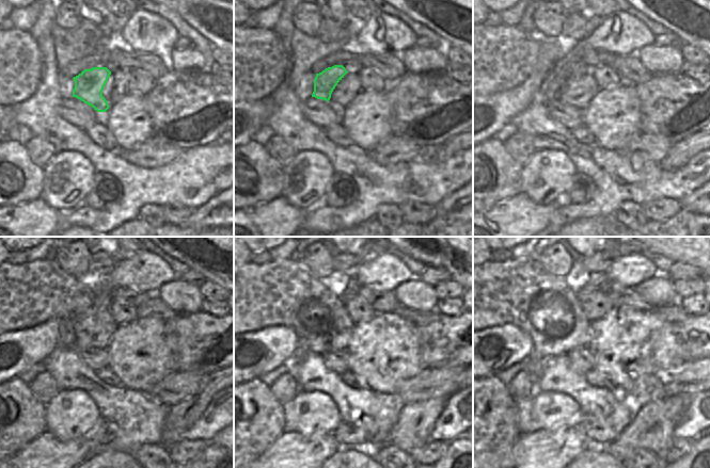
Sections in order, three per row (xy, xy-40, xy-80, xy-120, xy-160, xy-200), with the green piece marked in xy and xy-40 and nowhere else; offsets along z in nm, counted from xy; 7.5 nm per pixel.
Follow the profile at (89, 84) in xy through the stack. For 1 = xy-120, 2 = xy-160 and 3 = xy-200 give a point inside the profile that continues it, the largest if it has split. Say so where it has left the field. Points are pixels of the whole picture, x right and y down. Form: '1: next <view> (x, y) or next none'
1: next xy-120 (103, 289)
2: next xy-160 (345, 289)
3: next xy-200 (596, 280)

